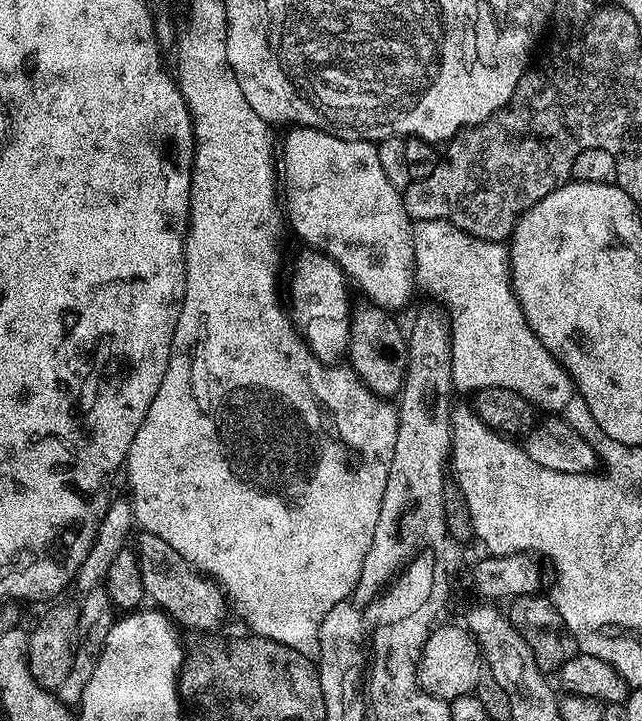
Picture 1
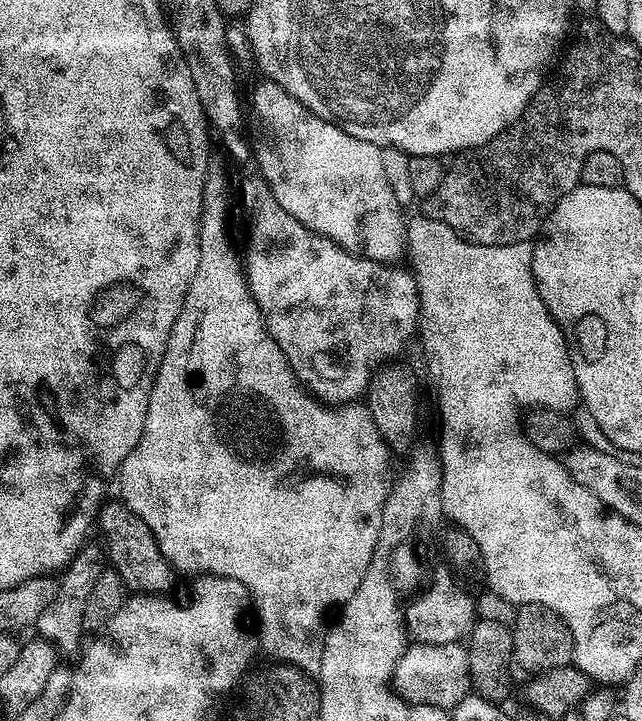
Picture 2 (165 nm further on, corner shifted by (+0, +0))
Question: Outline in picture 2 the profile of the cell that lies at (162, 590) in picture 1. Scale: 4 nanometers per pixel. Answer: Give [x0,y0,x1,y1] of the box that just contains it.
[95,498,174,594]

